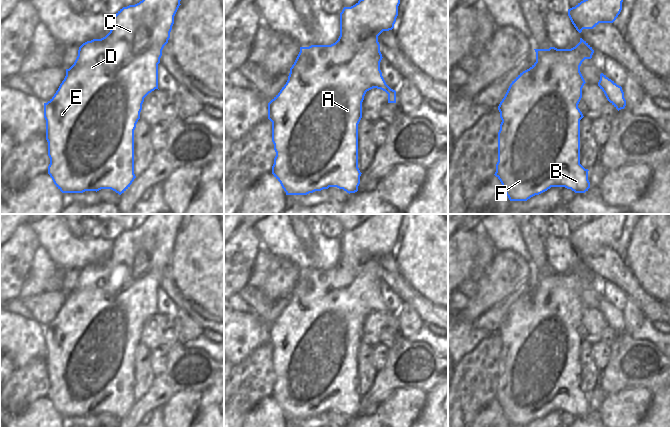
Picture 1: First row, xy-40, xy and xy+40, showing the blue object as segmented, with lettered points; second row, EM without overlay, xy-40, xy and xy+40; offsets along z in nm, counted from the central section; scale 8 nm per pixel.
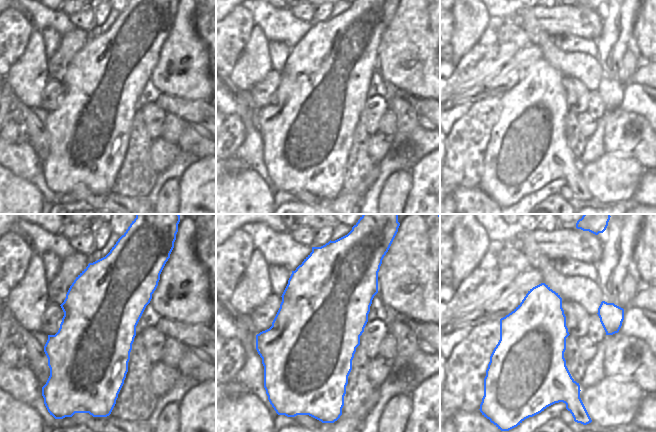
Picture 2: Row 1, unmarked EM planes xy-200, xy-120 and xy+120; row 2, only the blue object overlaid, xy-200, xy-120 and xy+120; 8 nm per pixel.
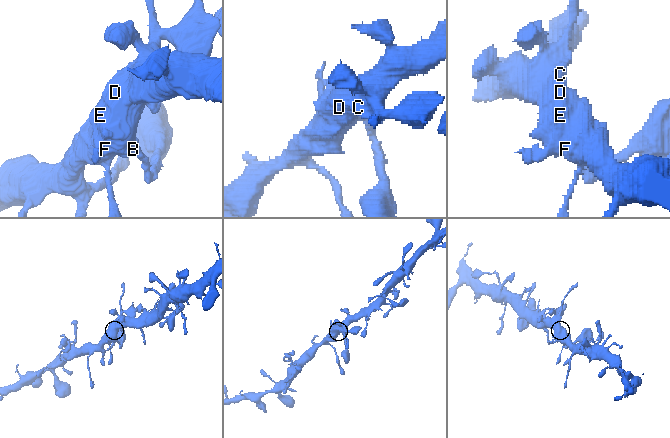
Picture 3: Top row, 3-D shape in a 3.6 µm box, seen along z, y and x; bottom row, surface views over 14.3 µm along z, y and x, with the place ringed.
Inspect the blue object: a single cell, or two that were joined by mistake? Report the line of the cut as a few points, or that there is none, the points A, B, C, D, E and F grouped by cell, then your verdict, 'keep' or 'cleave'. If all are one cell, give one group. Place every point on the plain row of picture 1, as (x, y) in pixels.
cut none; groups A B C D E F; keep

